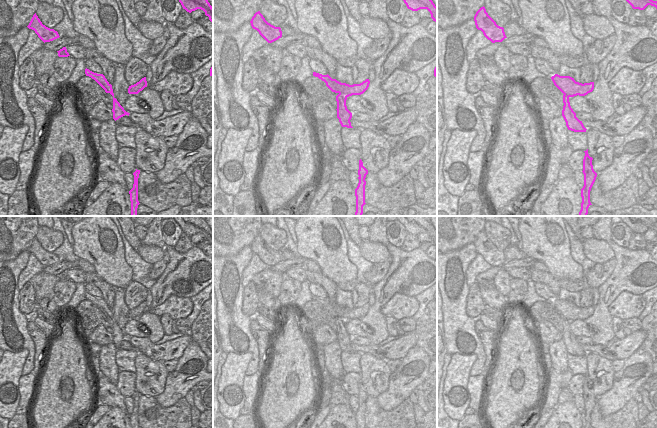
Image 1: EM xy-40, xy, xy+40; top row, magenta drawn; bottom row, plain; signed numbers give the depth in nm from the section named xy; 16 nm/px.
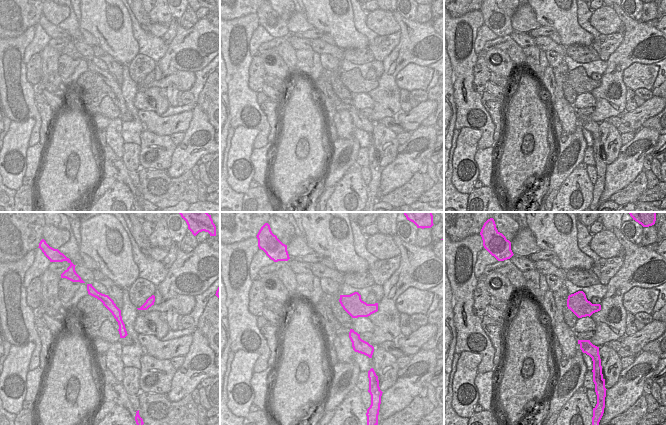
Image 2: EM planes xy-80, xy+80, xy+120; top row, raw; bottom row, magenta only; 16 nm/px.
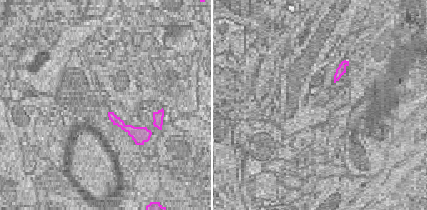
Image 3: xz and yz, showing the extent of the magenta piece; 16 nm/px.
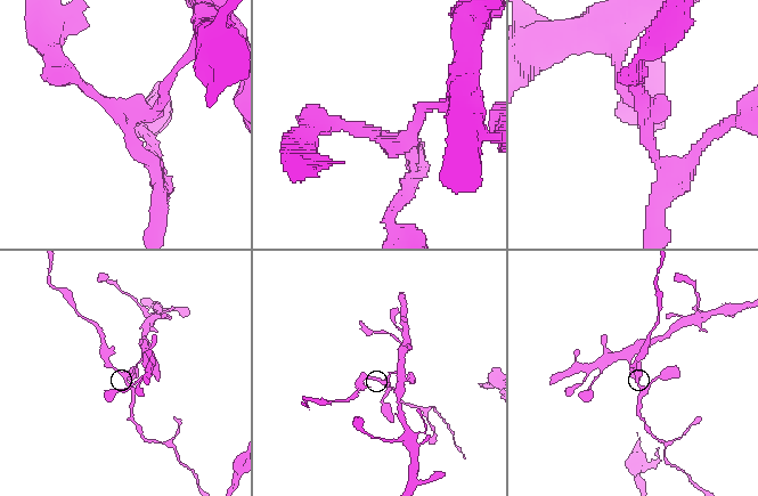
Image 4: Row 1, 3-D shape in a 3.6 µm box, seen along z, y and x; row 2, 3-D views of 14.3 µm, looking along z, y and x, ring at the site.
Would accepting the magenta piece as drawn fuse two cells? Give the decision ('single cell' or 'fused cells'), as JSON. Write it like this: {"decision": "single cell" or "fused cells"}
{"decision": "fused cells"}

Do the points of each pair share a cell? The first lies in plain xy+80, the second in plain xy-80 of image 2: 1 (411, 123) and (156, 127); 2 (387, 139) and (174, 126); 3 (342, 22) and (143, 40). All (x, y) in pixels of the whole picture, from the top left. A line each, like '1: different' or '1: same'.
1: same
2: different
3: different

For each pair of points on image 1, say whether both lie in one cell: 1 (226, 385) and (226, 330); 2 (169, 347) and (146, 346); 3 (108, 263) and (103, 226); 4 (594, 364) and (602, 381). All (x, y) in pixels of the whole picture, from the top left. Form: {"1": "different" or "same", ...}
{"1": "different", "2": "same", "3": "same", "4": "same"}

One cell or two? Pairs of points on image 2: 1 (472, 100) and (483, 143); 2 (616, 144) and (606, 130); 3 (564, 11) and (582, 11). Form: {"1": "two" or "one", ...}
{"1": "one", "2": "one", "3": "two"}

